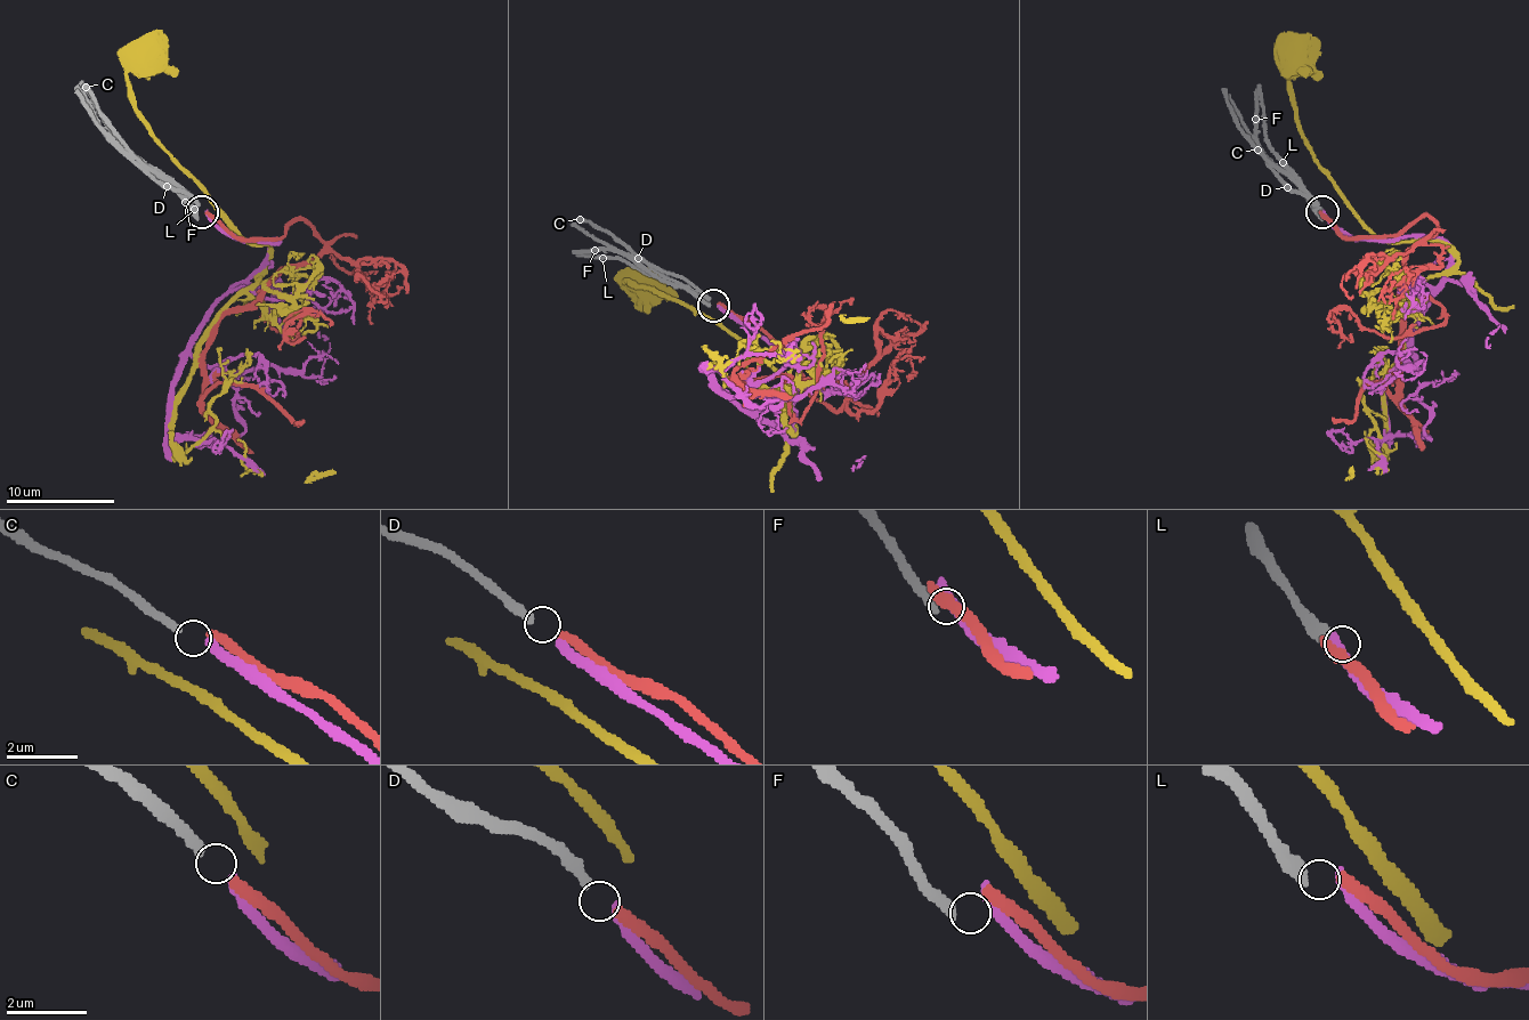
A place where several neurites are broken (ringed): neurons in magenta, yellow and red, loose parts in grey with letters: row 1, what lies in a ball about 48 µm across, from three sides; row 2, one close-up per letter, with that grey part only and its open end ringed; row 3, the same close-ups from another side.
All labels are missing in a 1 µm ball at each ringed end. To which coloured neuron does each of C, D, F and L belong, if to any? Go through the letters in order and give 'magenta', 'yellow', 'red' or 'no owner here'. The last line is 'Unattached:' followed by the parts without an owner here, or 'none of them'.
C: magenta
D: red
F: no owner here
L: no owner here
Unattached: F, L

